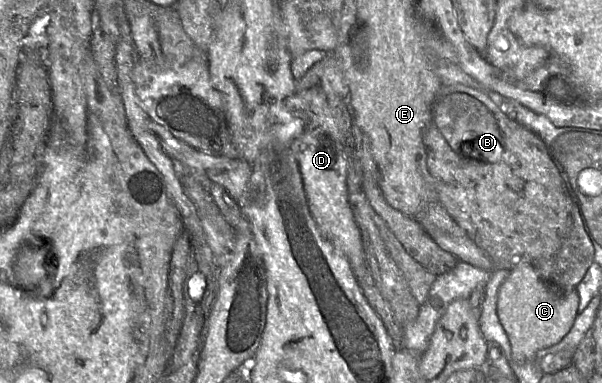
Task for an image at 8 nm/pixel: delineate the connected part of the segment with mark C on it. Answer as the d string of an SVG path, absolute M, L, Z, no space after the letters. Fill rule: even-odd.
M521 264L510 271L498 290L497 315L511 344L512 360L516 363L533 361L537 354L562 340L577 316L579 296L576 290L562 291L543 280L534 264Z

